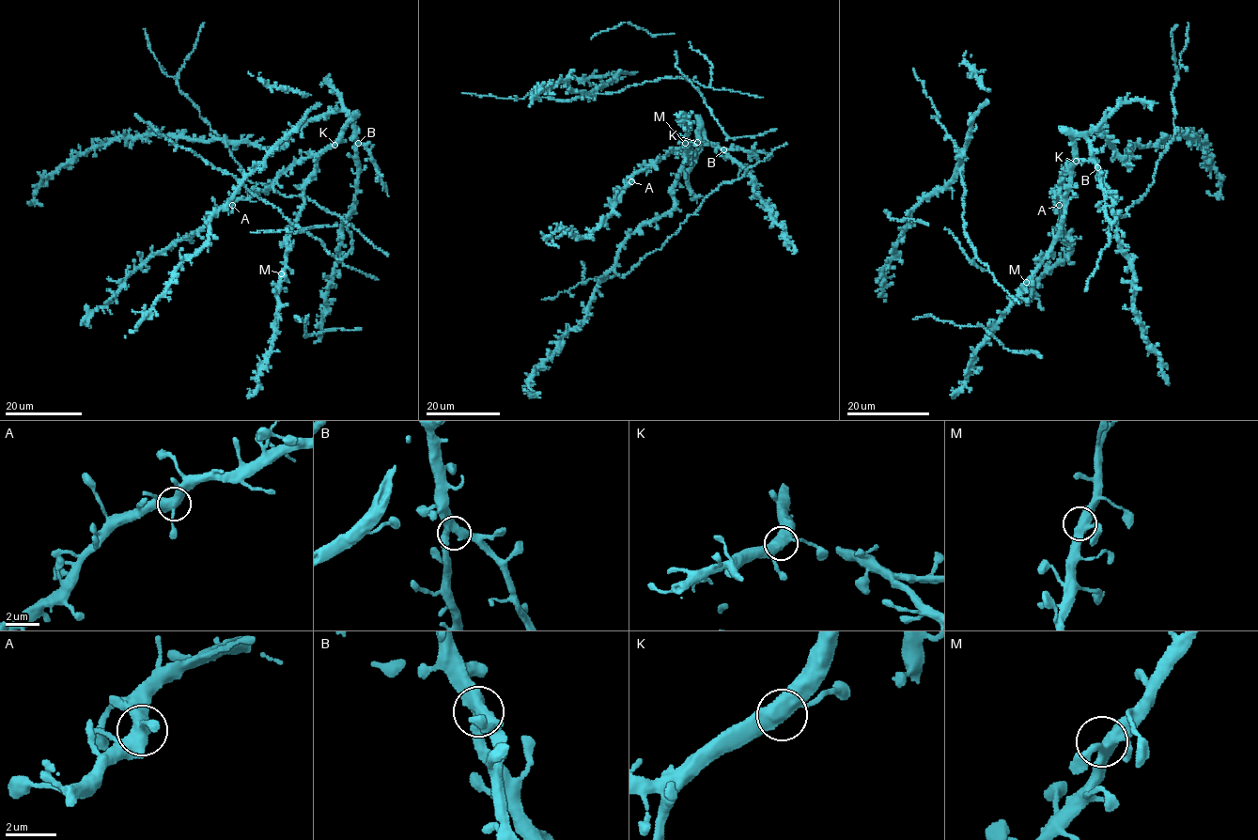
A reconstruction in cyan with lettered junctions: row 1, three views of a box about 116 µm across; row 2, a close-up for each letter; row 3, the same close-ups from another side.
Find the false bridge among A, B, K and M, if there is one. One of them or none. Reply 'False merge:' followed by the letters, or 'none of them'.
False merge: none of them

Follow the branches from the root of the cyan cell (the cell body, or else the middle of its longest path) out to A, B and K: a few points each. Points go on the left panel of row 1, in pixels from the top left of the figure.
A: (283, 273), (288, 232), (298, 220), (303, 184), (314, 170), (317, 157), (296, 161), (270, 186), (232, 204)
B: (283, 273), (288, 232), (298, 220), (303, 184), (317, 159), (339, 137), (352, 116), (358, 143)
K: (283, 273), (288, 232), (298, 220), (303, 202), (303, 184), (314, 170), (317, 159), (334, 145)

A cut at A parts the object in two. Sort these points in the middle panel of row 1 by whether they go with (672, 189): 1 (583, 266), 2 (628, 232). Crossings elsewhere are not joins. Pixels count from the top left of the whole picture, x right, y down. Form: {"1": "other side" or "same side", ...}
{"1": "same side", "2": "same side"}

